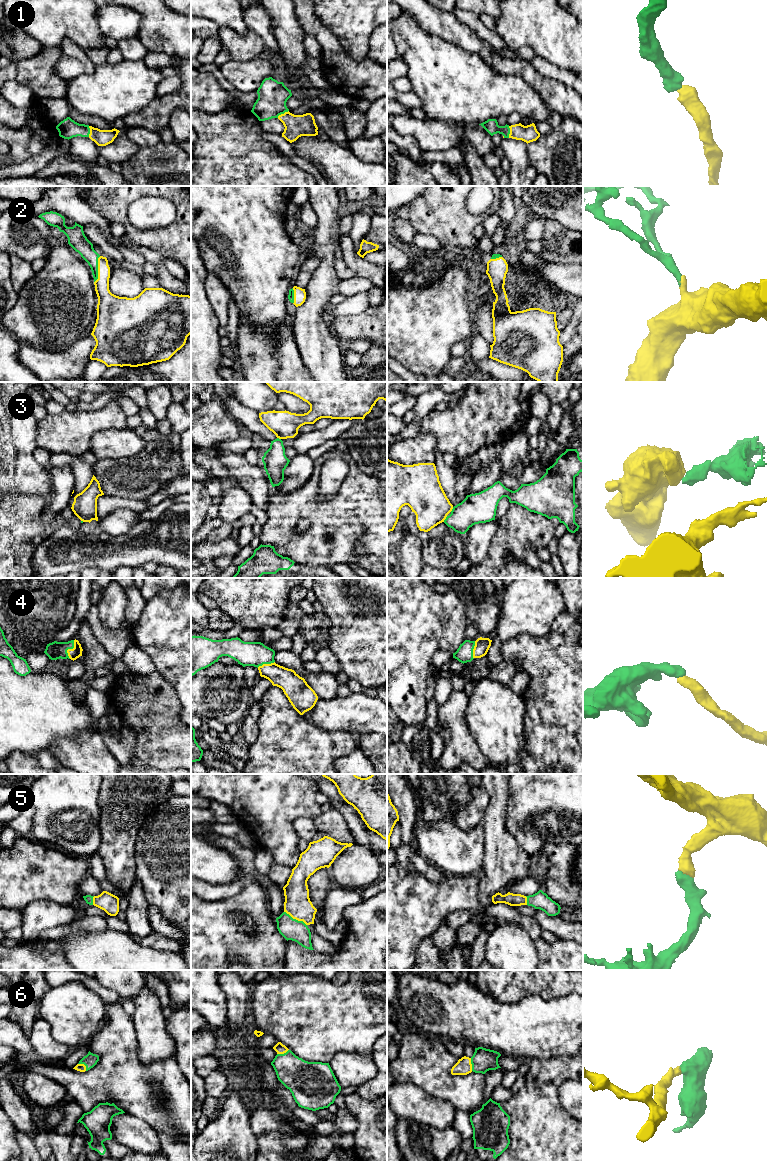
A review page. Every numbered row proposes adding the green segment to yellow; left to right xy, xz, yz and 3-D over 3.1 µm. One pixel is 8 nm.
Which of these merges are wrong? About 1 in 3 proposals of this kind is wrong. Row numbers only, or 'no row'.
3

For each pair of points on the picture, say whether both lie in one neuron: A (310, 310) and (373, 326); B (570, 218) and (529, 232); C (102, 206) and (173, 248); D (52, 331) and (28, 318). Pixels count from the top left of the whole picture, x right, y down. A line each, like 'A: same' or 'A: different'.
A: different
B: different
C: same
D: same

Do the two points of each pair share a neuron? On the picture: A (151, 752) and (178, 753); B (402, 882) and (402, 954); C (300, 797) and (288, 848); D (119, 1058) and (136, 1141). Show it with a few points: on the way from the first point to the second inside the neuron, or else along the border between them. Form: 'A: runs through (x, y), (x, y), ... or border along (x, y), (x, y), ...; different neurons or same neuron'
A: runs through (158, 752), (171, 752); same neuron
B: runs through (402, 900), (402, 936); same neuron
C: runs through (287, 810), (286, 835); same neuron
D: border along (125, 1112), (139, 1117), (152, 1126); different neurons

